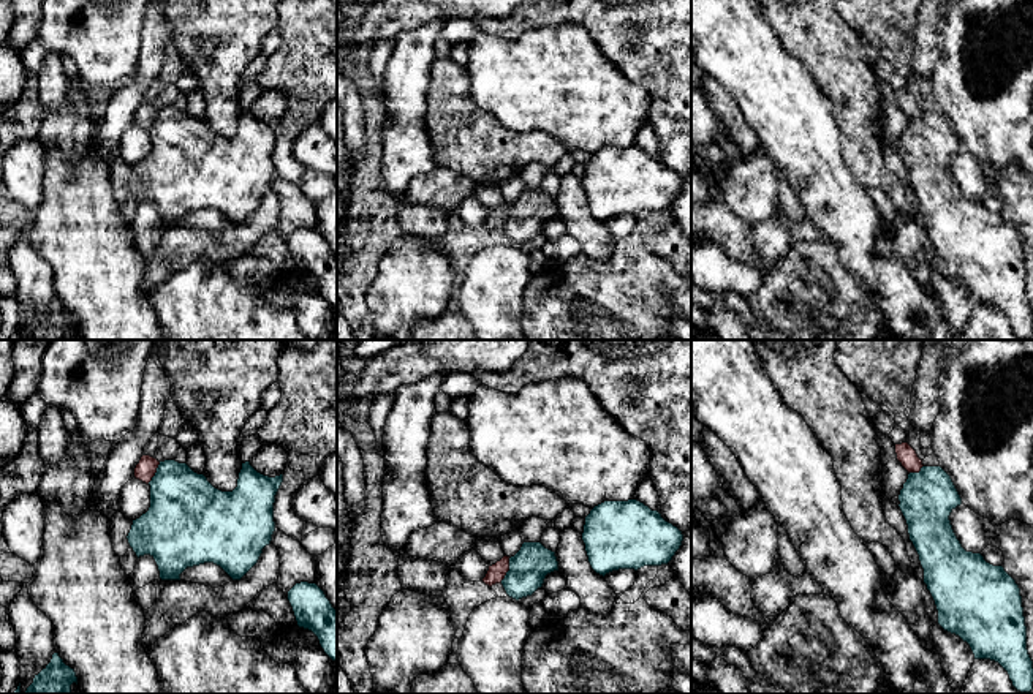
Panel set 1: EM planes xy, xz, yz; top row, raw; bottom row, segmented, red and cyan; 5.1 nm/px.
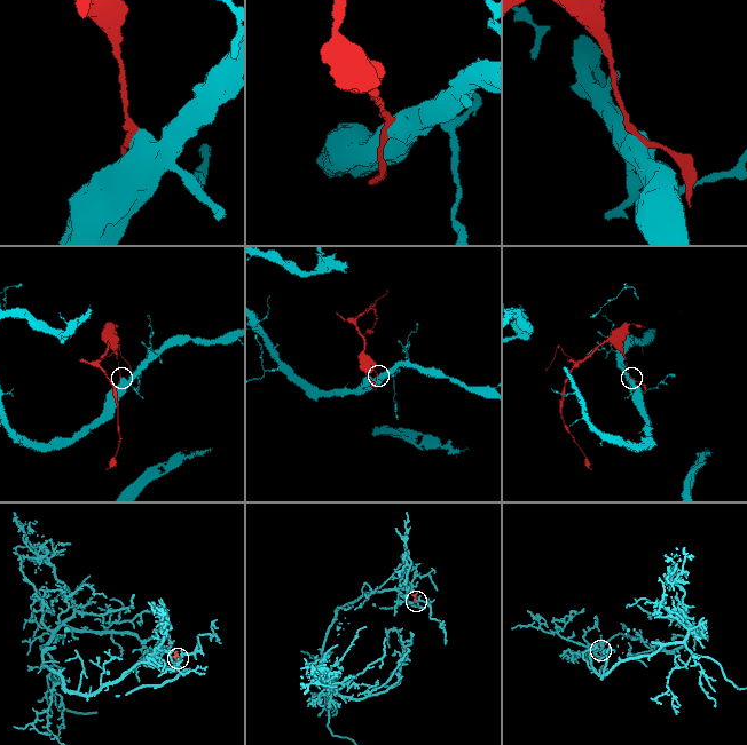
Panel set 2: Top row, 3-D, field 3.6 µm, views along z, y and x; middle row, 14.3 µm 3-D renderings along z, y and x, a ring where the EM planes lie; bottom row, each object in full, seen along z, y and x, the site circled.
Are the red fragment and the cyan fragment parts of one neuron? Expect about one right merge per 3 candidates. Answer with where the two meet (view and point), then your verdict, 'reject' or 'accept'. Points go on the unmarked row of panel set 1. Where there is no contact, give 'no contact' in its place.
xz (508, 215) | reject

